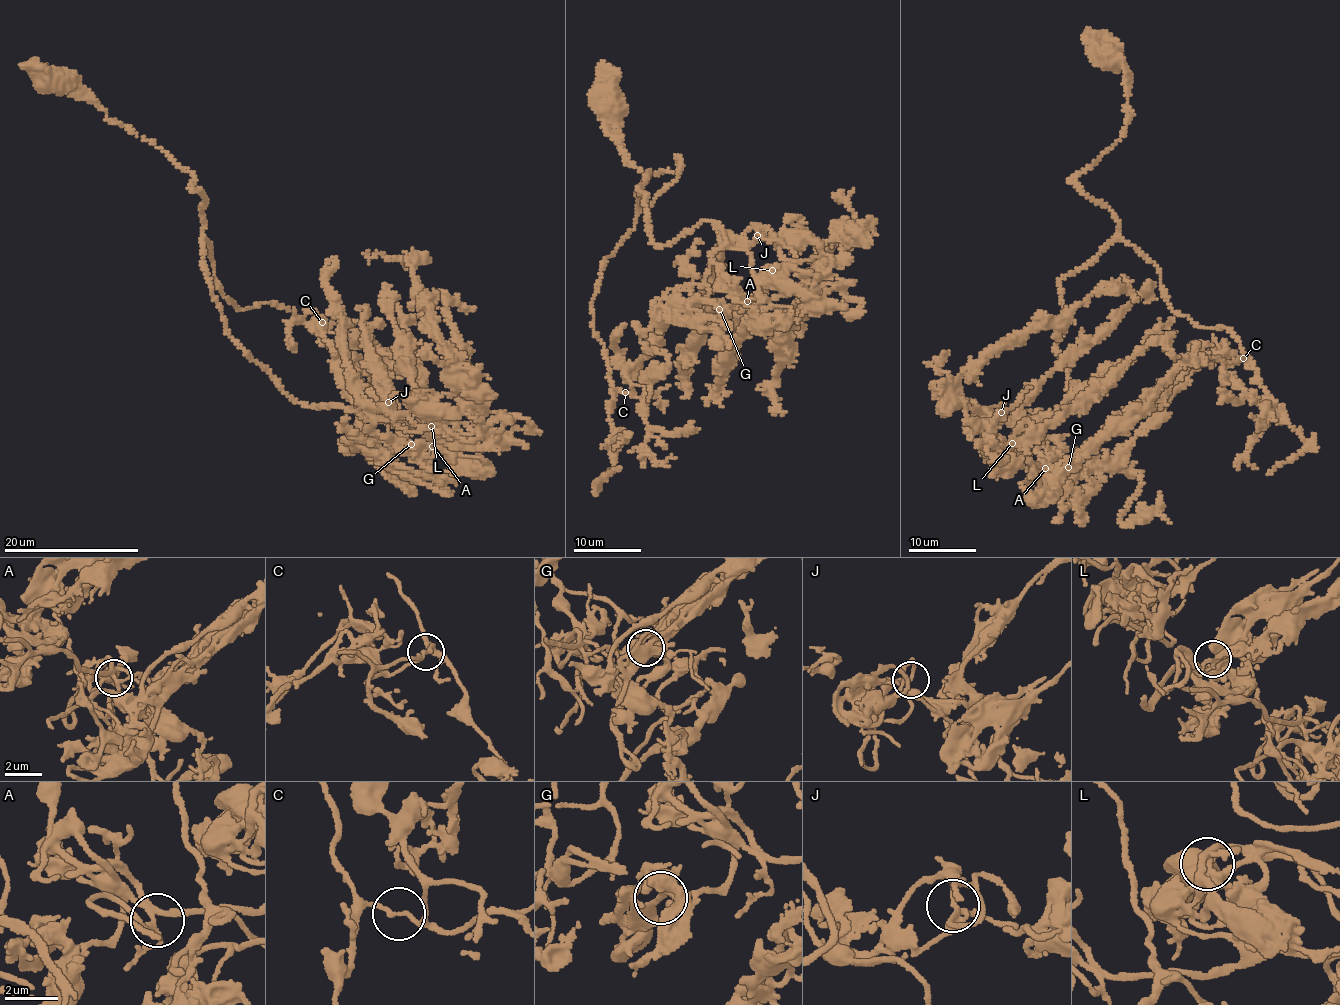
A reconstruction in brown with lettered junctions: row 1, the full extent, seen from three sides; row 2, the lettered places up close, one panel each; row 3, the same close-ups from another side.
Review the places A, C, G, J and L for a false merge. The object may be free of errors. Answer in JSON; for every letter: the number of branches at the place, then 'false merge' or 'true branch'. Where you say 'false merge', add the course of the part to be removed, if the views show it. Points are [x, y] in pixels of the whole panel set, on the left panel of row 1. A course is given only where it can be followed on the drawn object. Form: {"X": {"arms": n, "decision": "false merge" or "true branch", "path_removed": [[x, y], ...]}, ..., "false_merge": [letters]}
{"A": {"arms": 4, "decision": "true branch"}, "C": {"arms": 2, "decision": "true branch"}, "G": {"arms": 2, "decision": "true branch"}, "J": {"arms": 4, "decision": "true branch"}, "L": {"arms": 3, "decision": "true branch"}, "false_merge": []}

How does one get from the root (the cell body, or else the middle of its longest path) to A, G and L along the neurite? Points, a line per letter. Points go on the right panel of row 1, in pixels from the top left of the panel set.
A: (1108, 52), (1126, 75), (1127, 126), (1070, 180), (1119, 237), (1060, 281), (1072, 408), (1013, 412), (1045, 468)
G: (1108, 52), (1127, 126), (1070, 180), (1119, 237), (1060, 281), (1072, 408), (1013, 412), (1069, 467)
L: (1108, 52), (1127, 126), (1070, 180), (1119, 237), (1060, 281), (1072, 408), (1015, 411), (1029, 456), (1012, 443)

